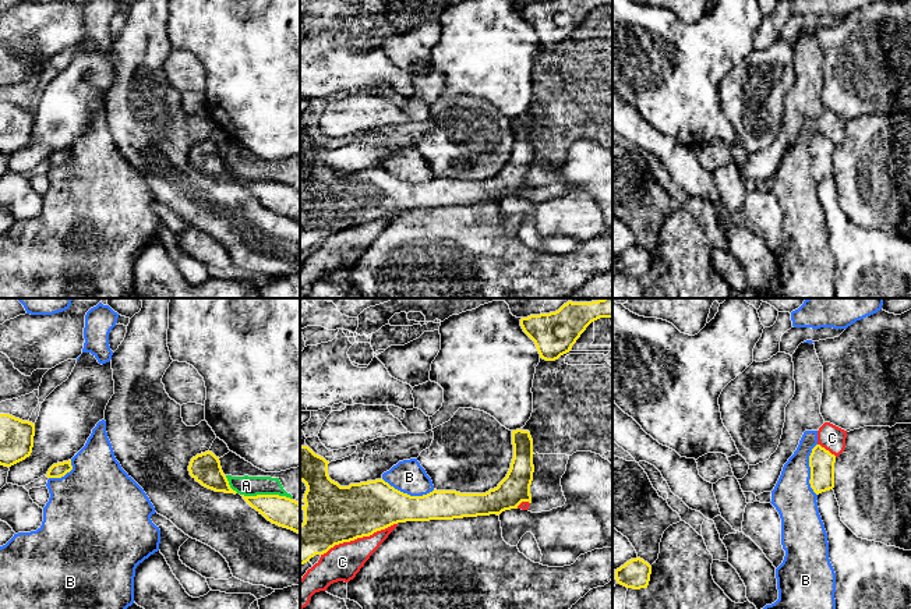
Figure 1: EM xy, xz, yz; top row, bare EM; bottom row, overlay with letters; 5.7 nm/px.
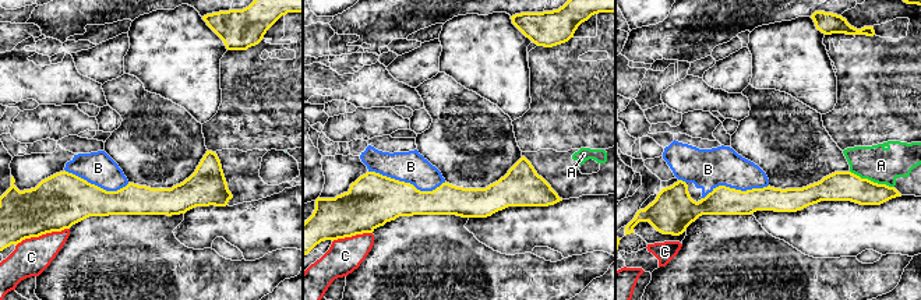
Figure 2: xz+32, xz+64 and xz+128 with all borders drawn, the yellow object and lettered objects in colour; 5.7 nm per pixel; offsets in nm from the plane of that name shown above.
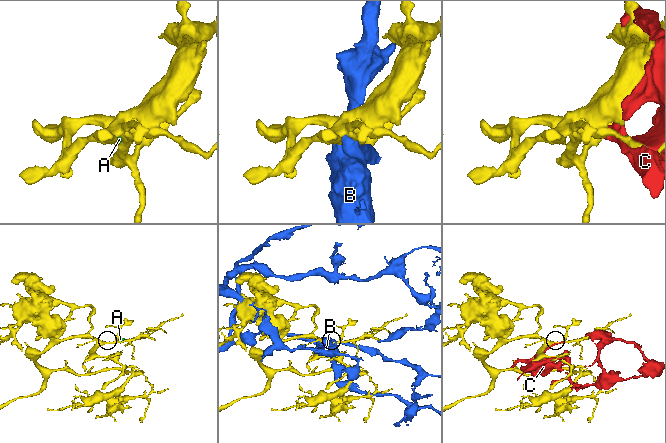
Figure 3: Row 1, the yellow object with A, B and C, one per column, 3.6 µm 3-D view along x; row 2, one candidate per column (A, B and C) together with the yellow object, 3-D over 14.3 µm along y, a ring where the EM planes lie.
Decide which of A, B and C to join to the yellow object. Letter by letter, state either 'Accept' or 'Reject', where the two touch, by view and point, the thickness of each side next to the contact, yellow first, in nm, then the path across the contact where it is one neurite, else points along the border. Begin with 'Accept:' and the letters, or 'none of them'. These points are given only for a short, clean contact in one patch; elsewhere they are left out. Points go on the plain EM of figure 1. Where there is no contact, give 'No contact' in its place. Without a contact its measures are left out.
Accept: none of them
A: Reject. Touches yellow at xy (267, 183). Thickness 170 nm (yellow) against 120 nm. Boundary: xy (242, 181), (285, 183), (292, 187)
B: Reject. Touches yellow at xz (406, 181). Thickness 300 nm (yellow) against 190 nm
C: Reject. Touches yellow at xz (359, 225). Thickness 340 nm (yellow) against 200 nm

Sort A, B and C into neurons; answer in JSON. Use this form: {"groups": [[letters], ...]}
{"groups": [["A", "C"], ["B"]]}

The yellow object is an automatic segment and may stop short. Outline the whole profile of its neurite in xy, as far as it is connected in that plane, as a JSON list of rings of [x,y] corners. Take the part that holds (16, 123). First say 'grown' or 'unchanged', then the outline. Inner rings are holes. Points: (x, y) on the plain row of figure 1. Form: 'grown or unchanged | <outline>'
unchanged | [[[0,102],[0,153],[11,155],[31,144],[35,111]]]

